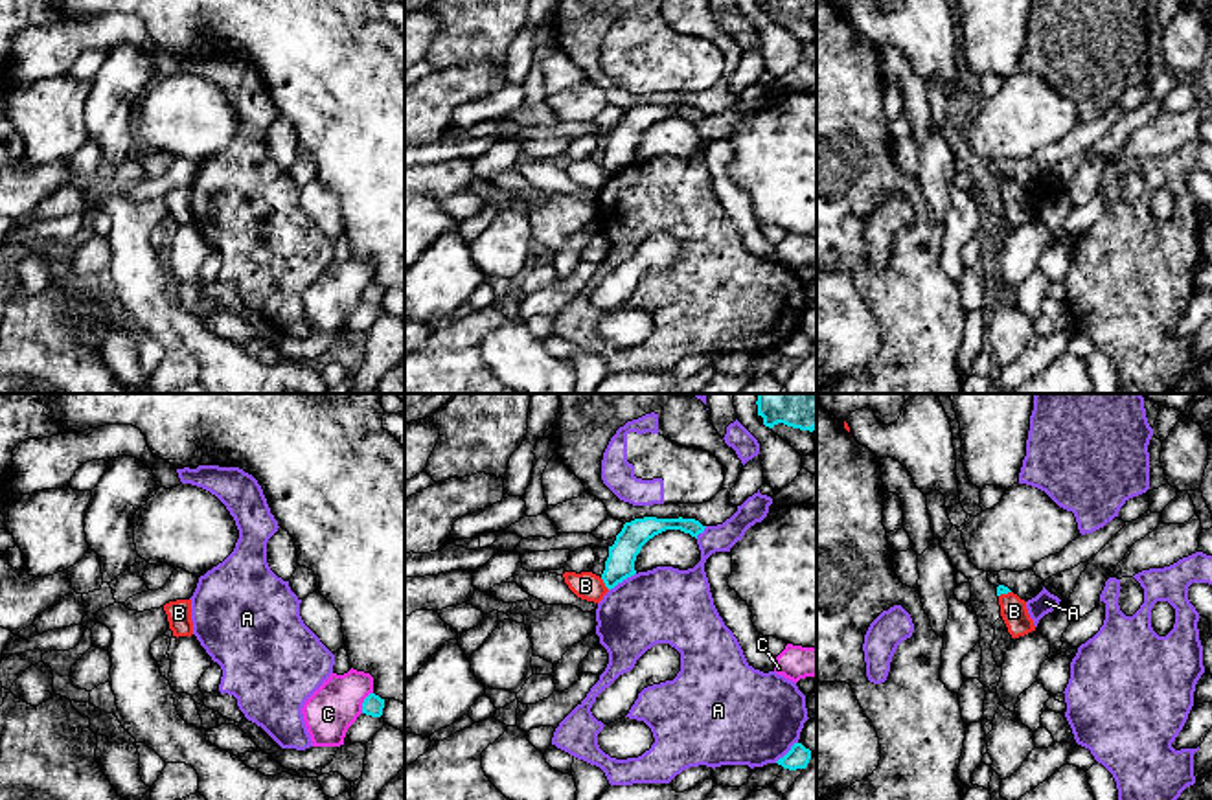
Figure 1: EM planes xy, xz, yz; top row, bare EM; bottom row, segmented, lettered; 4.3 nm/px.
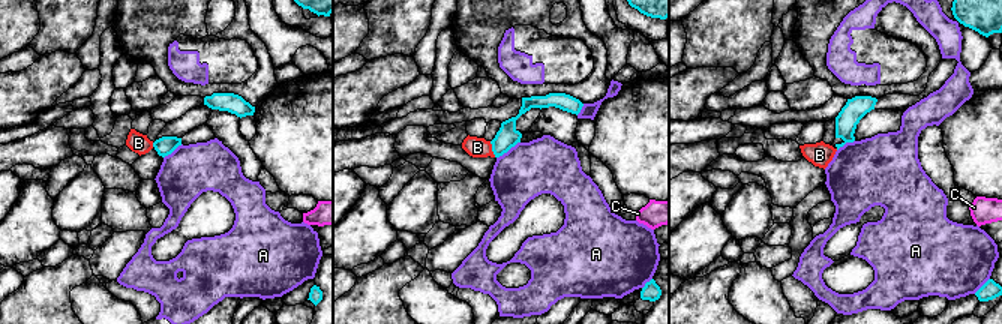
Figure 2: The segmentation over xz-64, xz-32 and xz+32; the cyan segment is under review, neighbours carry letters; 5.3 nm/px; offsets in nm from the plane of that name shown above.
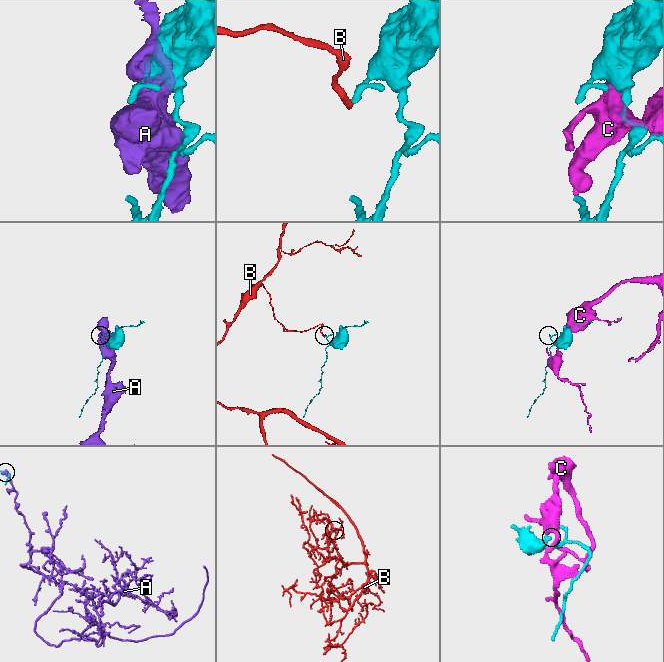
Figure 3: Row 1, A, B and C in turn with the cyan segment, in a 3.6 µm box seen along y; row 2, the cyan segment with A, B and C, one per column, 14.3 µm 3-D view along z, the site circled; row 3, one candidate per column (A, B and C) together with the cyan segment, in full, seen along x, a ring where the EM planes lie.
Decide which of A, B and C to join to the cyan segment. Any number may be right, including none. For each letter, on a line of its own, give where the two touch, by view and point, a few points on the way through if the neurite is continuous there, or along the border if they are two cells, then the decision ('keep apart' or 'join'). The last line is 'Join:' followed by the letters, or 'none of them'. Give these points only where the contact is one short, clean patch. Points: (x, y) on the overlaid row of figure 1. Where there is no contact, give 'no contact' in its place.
A: meets cyan in xz at (622, 580); keep apart
B: meets cyan in xz at (604, 582); border along xz (600, 578), (609, 589); keep apart
C: meets cyan in xy at (363, 703); keep apart
Join: none of them

